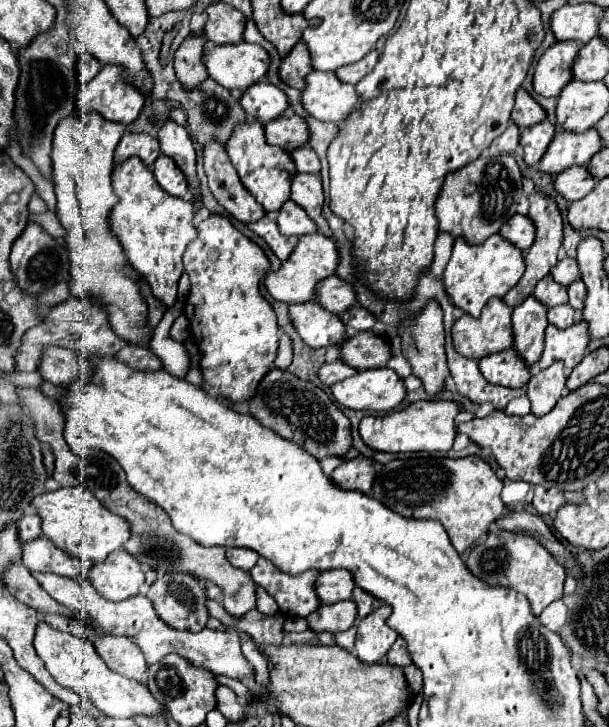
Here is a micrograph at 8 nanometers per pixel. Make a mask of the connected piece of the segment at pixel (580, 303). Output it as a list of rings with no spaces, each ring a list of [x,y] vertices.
[[[582,279],[574,281],[574,283],[568,287],[568,295],[570,295],[570,301],[568,301],[568,303],[570,303],[574,309],[582,311],[582,309],[584,309],[584,295],[586,295],[586,291],[584,291],[584,281],[582,281]]]

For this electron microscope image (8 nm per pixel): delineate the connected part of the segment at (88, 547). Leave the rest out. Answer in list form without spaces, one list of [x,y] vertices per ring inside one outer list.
[[[84,485],[62,487],[52,493],[36,495],[32,503],[38,507],[38,515],[42,517],[44,537],[52,539],[52,543],[62,551],[80,559],[90,559],[94,563],[100,563],[112,551],[122,549],[132,531],[126,519],[120,519],[120,515],[108,511],[108,507],[104,507]]]

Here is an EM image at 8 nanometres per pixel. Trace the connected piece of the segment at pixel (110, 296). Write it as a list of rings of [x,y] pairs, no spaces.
[[[72,113],[64,117],[54,131],[52,147],[52,175],[58,199],[58,219],[68,231],[66,243],[70,253],[70,295],[92,295],[104,303],[110,313],[112,329],[130,343],[146,345],[152,337],[148,331],[148,307],[142,299],[138,285],[122,271],[126,255],[108,229],[108,213],[118,203],[110,185],[110,171],[114,165],[114,149],[126,131],[126,125],[104,119],[100,113],[82,117]]]

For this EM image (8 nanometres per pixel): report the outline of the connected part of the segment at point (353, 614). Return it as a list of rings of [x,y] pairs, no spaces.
[[[338,601],[334,605],[320,605],[318,611],[308,615],[308,625],[312,631],[328,631],[328,633],[338,633],[350,629],[358,619],[358,609],[356,603],[350,601]]]

